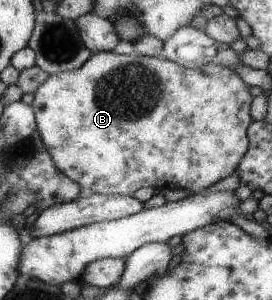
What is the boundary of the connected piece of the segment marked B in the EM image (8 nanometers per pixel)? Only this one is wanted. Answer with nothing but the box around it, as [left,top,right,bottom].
[30,50,253,196]

